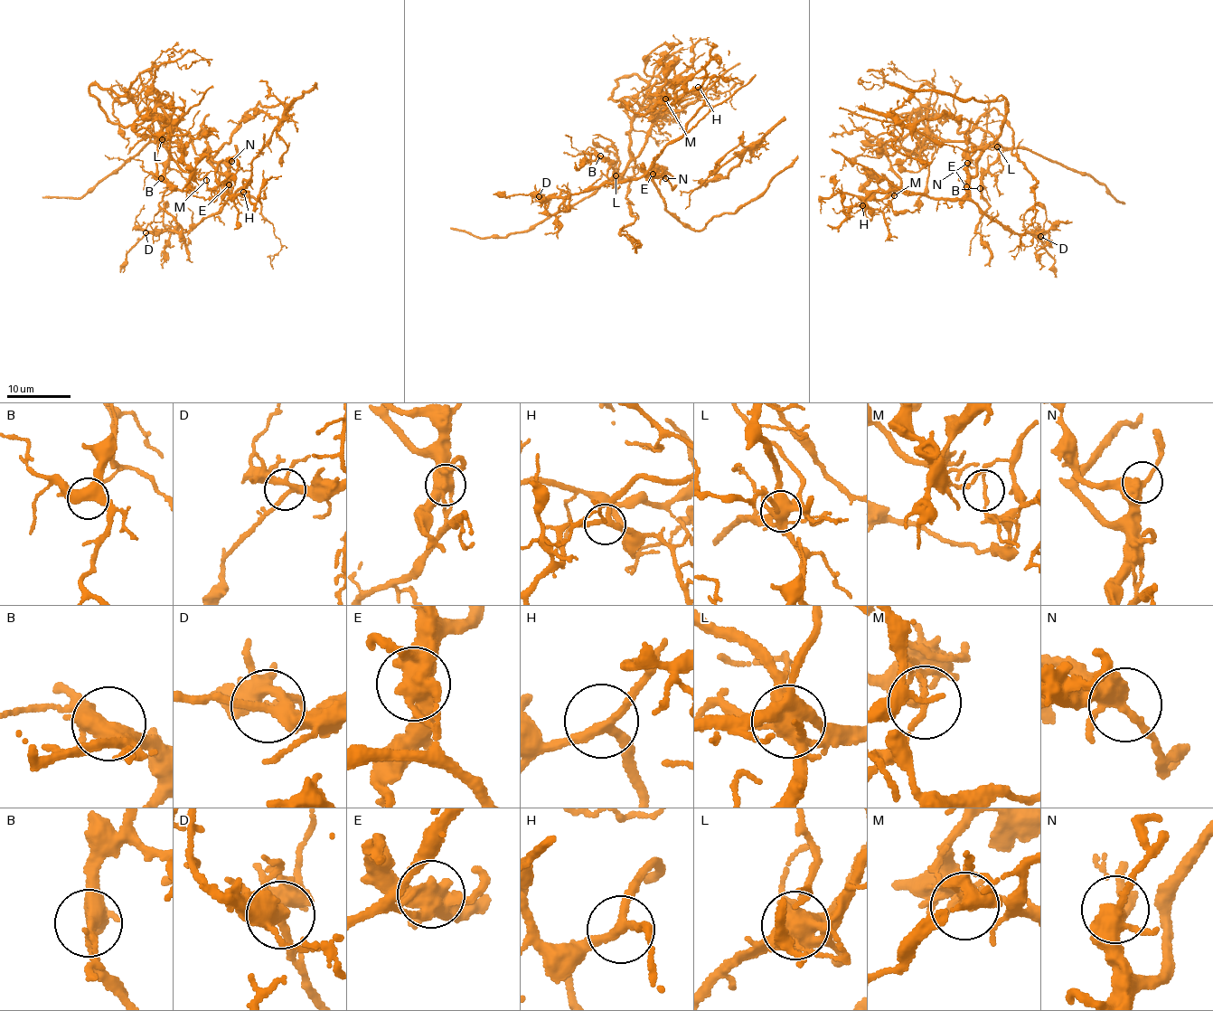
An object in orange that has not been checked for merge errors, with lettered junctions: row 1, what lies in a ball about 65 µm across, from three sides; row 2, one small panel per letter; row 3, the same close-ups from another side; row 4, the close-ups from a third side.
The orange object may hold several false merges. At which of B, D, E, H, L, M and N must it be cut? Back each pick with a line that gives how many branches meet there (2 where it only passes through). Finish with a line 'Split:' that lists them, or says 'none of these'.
E: branches 4
L: branches 8
M: branches 3
Split: E, L, M

